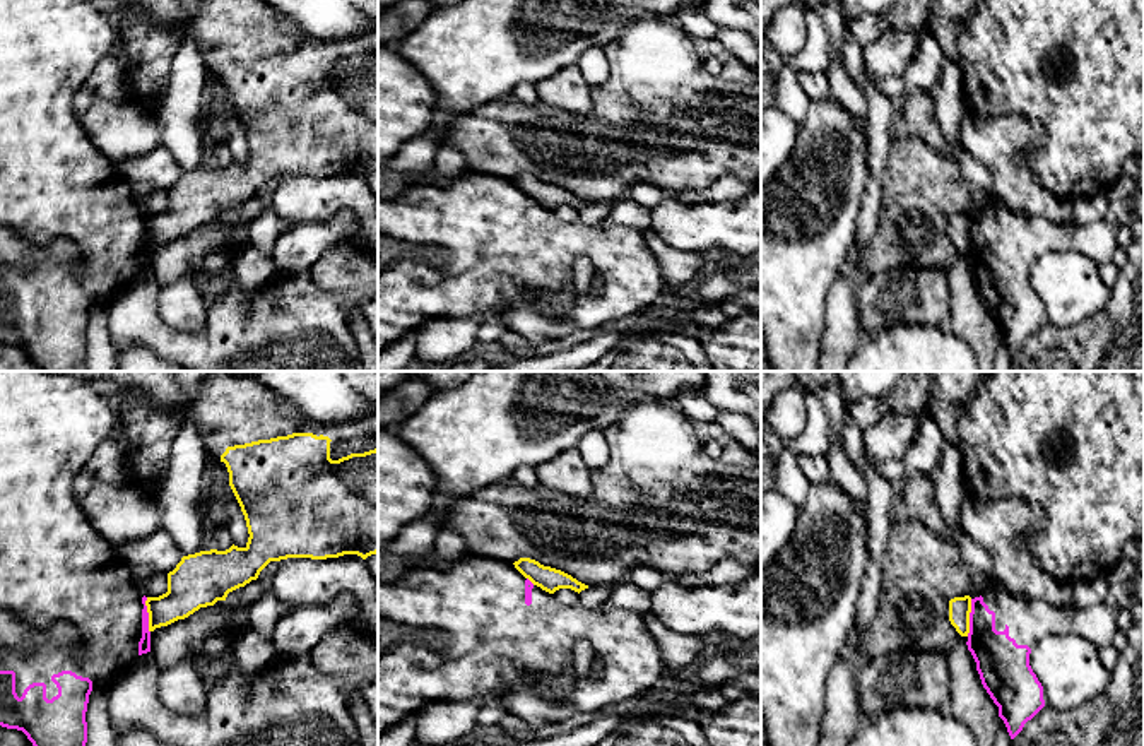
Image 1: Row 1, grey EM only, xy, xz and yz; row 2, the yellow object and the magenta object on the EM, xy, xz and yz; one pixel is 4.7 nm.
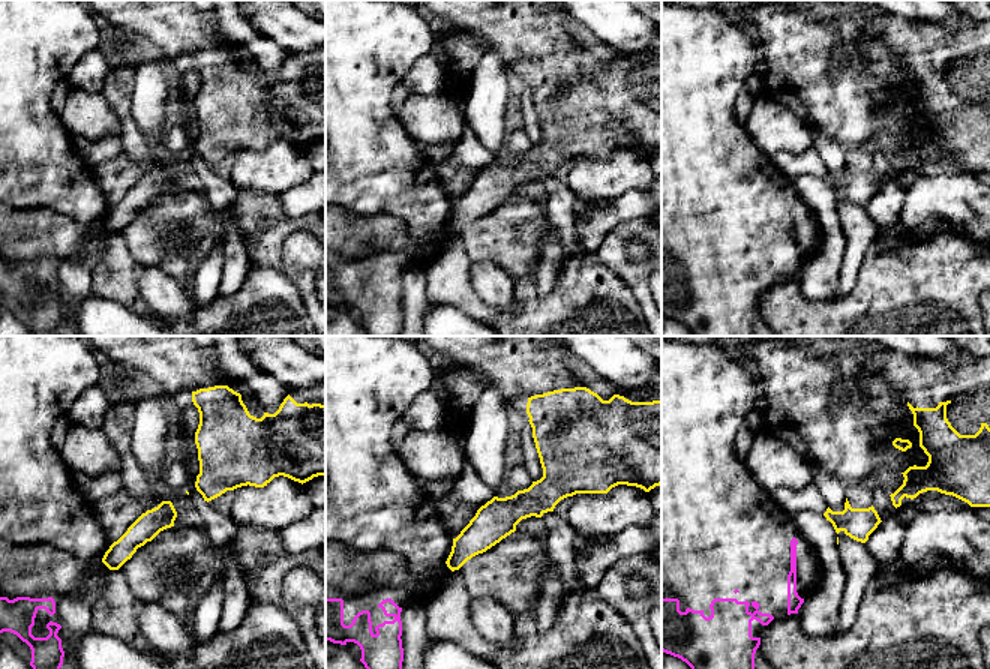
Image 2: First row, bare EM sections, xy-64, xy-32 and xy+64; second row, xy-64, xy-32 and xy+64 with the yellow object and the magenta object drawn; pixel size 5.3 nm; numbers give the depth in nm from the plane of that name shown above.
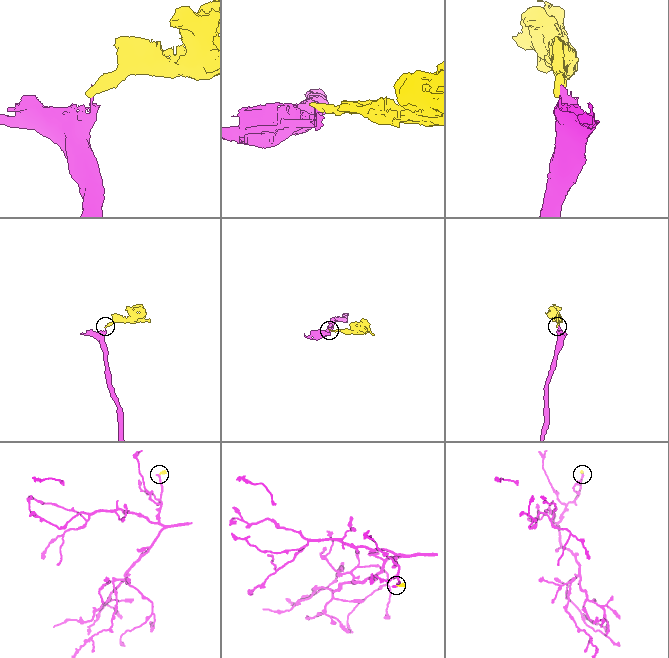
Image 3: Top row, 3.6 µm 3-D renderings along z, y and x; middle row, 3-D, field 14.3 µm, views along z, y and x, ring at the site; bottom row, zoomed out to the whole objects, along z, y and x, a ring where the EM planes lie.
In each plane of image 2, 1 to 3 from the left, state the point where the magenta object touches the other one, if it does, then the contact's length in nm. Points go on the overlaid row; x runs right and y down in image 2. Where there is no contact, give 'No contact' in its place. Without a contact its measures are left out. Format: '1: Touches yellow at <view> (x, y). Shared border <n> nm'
1: No contact
2: No contact
3: No contact

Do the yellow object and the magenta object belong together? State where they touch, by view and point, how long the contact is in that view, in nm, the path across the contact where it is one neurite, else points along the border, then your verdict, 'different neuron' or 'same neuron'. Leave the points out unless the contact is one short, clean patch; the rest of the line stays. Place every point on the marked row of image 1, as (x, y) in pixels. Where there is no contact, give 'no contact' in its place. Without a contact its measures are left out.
contact yz (968, 618); length 180 nm; border yz (972, 599), (970, 632), (967, 635); different neuron

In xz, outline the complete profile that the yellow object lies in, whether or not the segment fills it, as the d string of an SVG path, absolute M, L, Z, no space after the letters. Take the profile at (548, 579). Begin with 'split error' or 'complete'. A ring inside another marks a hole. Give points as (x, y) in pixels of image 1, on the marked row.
complete; M520 558L513 565L525 578L549 594L554 594L559 589L571 589L580 594L581 590L588 589L588 585L578 582L571 575L544 566L530 558Z

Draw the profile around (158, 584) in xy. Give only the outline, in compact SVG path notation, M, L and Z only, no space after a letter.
M154 571L149 580L147 597L159 597L168 592L168 573Z

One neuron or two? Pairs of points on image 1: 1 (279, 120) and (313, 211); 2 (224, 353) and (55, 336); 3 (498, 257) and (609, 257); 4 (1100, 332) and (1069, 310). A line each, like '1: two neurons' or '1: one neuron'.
1: two neurons
2: two neurons
3: one neuron
4: two neurons

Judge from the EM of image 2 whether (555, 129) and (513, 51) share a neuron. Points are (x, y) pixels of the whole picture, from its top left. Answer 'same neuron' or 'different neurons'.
same neuron

